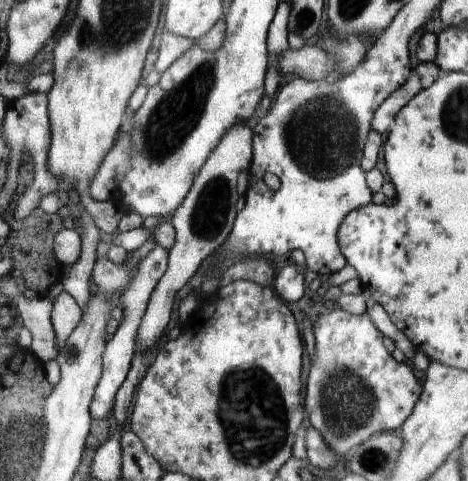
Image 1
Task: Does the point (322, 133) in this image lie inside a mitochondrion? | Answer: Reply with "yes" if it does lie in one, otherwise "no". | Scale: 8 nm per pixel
yes

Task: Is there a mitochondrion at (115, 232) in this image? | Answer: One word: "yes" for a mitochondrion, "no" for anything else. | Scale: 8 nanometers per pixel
no

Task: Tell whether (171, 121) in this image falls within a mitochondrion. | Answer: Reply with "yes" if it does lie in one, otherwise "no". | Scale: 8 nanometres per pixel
yes

